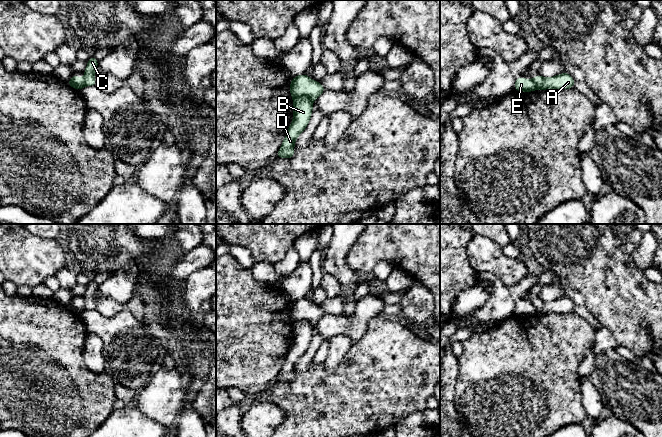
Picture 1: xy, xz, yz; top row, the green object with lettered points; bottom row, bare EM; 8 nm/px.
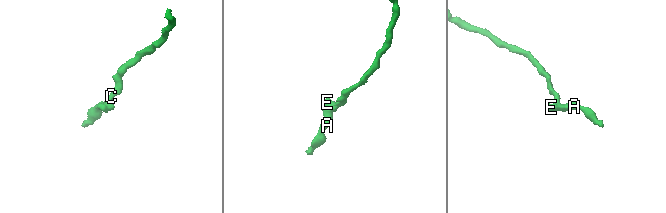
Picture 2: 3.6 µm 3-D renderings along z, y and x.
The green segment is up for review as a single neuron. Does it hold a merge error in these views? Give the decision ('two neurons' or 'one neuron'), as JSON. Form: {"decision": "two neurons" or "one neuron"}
{"decision": "two neurons"}

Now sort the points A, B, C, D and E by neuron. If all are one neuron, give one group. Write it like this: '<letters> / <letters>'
A B D / C E

